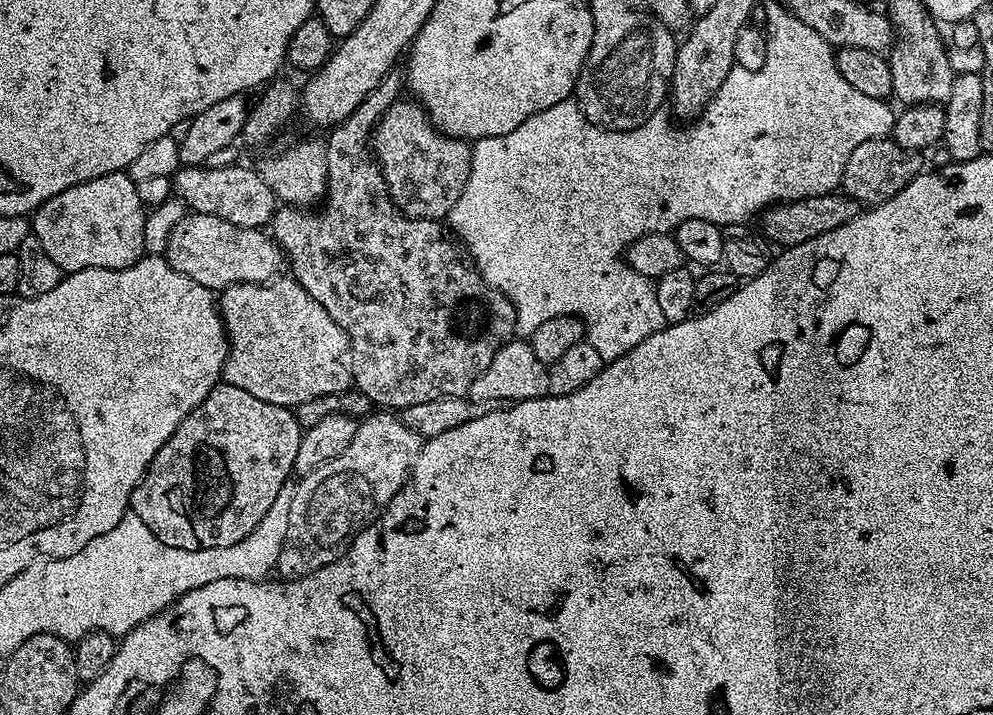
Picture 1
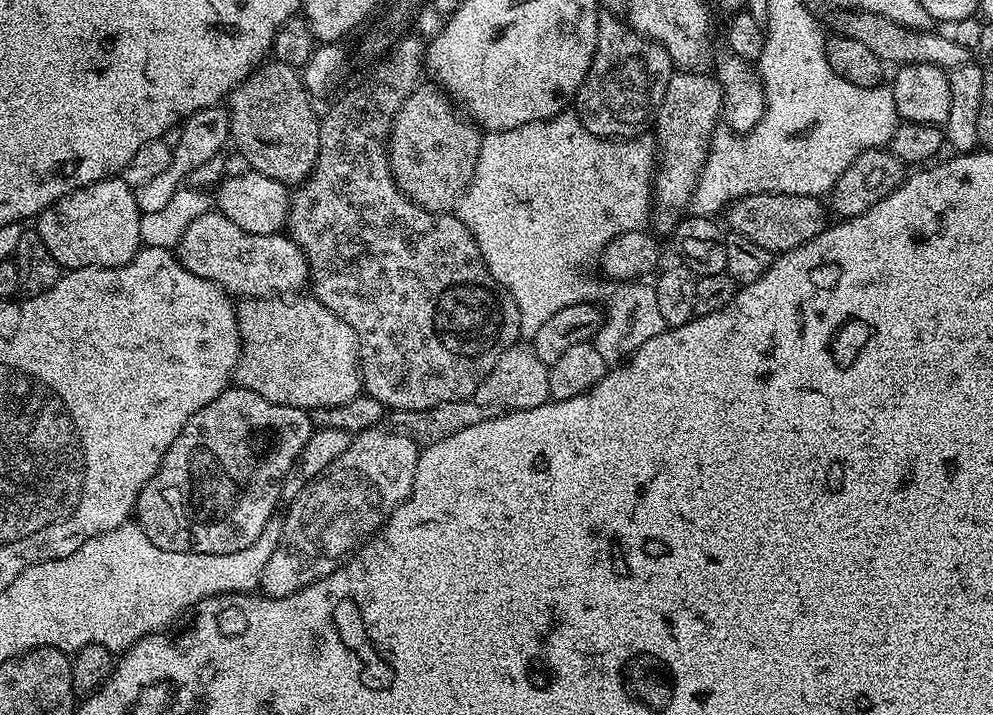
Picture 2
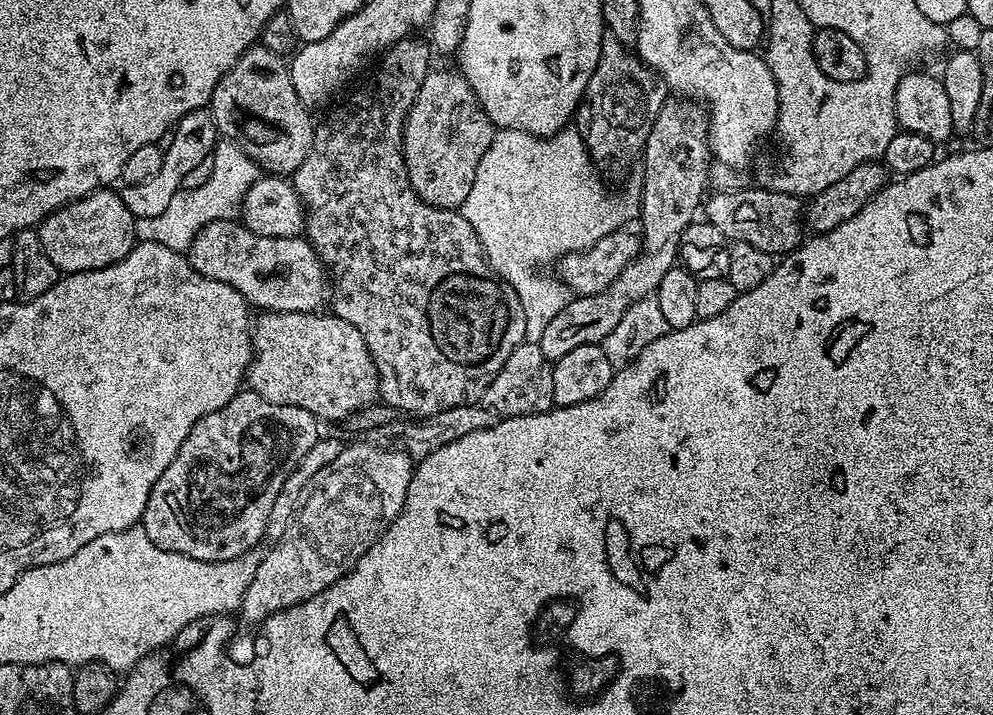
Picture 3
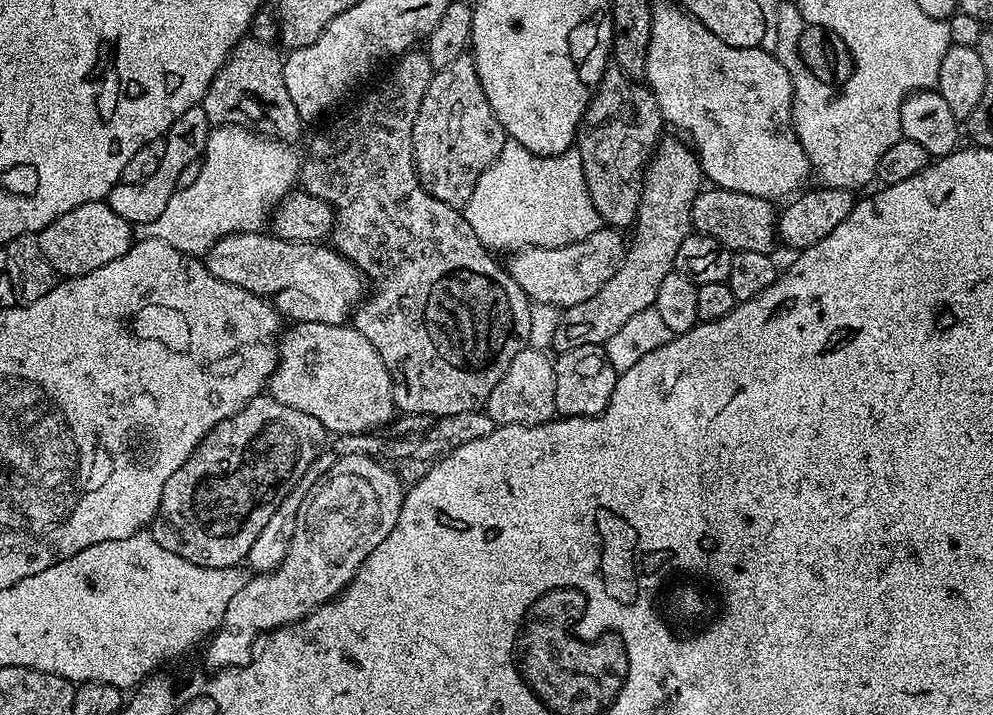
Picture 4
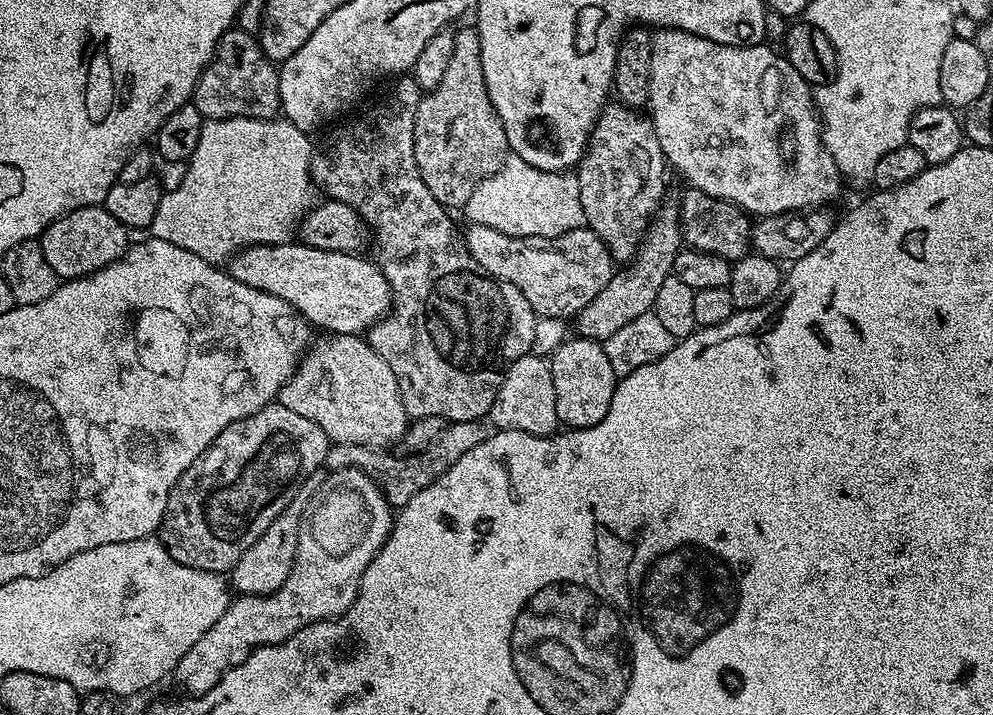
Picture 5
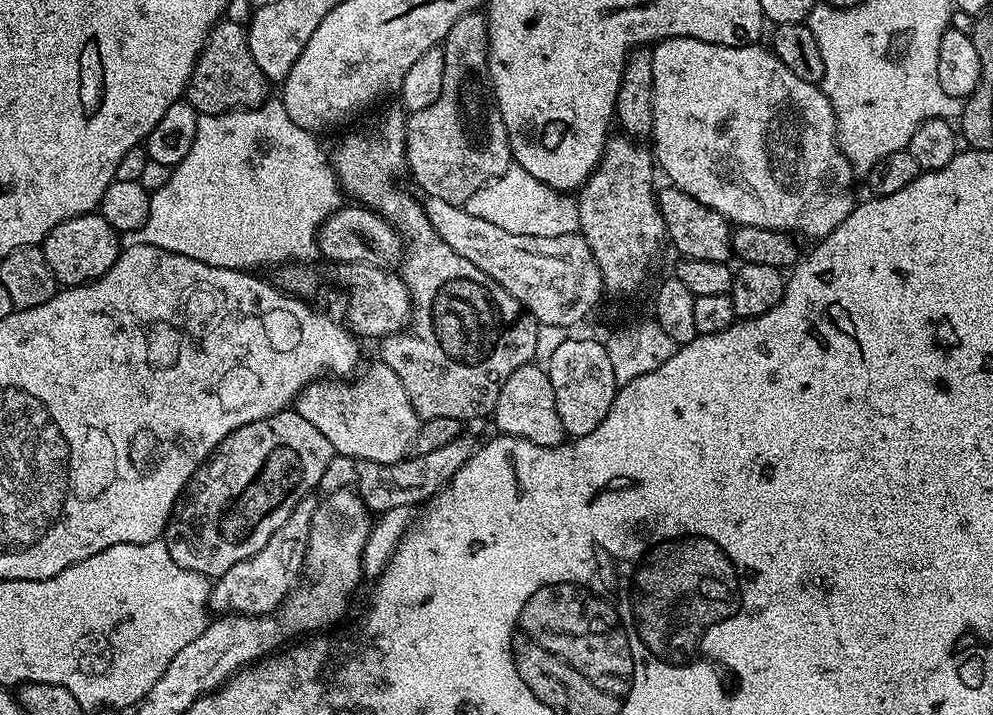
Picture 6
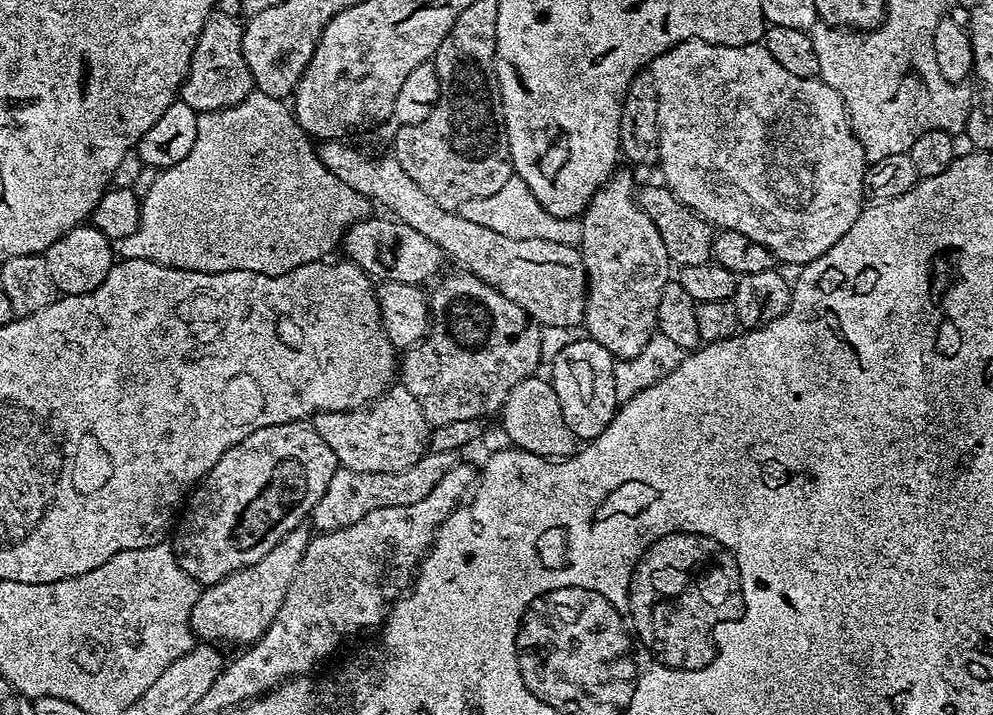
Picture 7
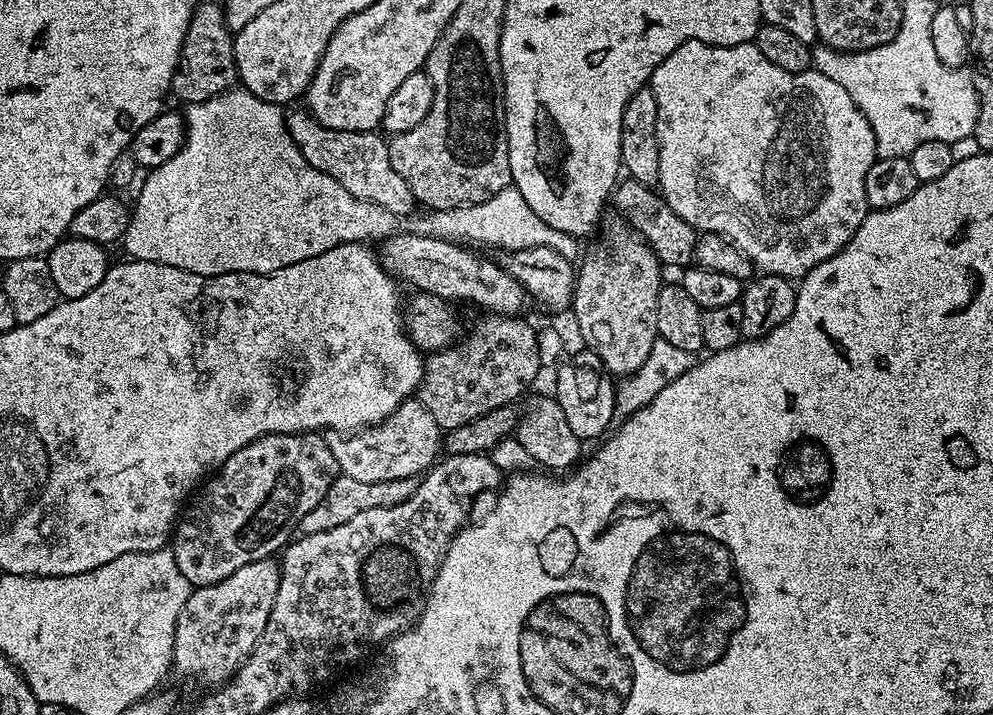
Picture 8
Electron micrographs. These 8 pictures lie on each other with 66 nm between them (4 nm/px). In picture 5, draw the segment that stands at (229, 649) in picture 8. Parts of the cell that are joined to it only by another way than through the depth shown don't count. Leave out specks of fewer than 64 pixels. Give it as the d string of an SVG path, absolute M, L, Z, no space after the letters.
M318 470L314 473L298 490L290 506L286 506L286 510L282 510L282 514L278 514L278 518L274 518L270 526L266 526L266 534L262 534L262 538L258 538L258 542L254 542L254 546L250 546L250 550L246 550L242 558L238 558L230 573L231 587L237 593L245 596L268 596L274 590L278 590L282 582L286 582L294 566L294 558L298 554L298 530L302 530L302 518L306 514L306 506L322 486L324 477L323 471Z

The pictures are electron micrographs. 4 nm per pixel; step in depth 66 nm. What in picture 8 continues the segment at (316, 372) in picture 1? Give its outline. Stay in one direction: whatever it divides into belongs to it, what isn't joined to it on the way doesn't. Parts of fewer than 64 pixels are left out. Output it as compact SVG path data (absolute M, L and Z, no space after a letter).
M418 398L403 400L381 424L351 434L329 431L326 439L337 469L345 476L358 478L358 482L419 477L437 463L442 452L442 429L434 422L434 414Z

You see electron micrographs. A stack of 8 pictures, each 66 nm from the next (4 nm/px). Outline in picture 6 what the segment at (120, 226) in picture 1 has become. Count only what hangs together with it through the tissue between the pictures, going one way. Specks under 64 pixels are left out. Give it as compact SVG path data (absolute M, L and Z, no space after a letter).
M87 212L84 216L75 216L64 220L50 234L46 234L42 245L44 257L52 273L56 275L61 285L88 284L98 280L102 274L114 266L122 251L121 233L112 229L110 222L96 212Z

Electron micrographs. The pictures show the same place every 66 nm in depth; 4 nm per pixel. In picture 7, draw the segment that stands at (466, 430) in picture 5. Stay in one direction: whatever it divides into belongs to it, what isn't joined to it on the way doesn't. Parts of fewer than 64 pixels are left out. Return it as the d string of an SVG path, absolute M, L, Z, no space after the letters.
M429 450L422 458L418 458L418 462L397 472L351 472L346 467L337 467L334 478L330 478L330 486L326 486L326 494L322 494L322 498L312 507L311 527L316 527L317 533L337 532L340 528L358 522L358 518L370 514L370 510L382 510L386 506L410 506L410 502L419 502L426 498L426 494L430 494L430 490L434 490L446 470L450 470L457 462L455 452Z

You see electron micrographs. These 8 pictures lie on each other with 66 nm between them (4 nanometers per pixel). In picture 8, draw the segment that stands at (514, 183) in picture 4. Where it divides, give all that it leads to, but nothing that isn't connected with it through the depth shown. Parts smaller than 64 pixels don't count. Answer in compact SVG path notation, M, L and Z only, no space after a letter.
M514 187L503 188L494 194L494 198L479 200L477 204L459 204L457 208L442 208L435 212L421 211L421 216L412 214L407 217L407 231L419 236L439 236L441 240L464 242L477 240L480 244L497 244L503 250L518 248L537 248L546 246L571 257L578 244L577 237L564 234L562 230L554 230L554 226L546 226L530 206L526 206L526 198Z

